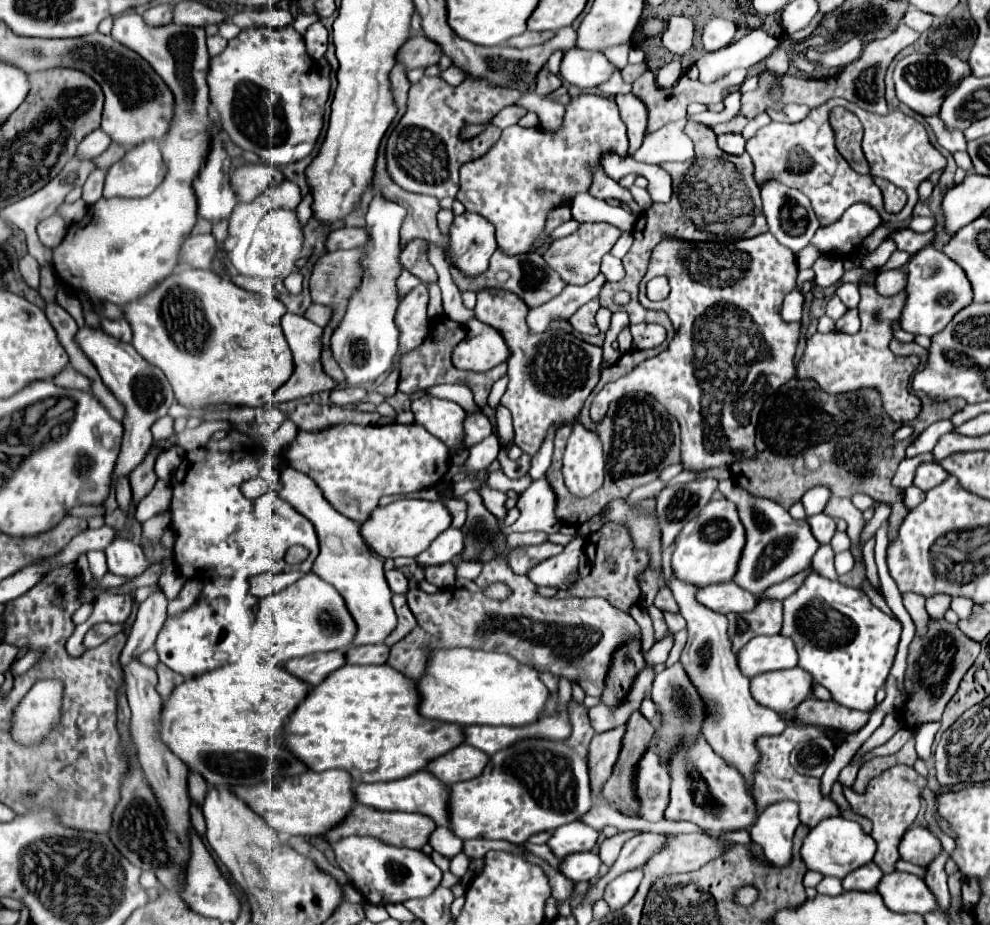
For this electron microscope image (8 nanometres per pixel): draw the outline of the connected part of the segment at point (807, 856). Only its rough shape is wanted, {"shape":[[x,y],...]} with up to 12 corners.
{"shape":[[827,817],[801,847],[807,869],[843,879],[875,855],[859,823]]}

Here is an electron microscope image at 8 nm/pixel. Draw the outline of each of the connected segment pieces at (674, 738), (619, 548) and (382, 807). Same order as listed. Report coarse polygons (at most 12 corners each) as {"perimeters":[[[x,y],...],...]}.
{"perimeters":[[[679,663],[655,675],[661,761],[701,731],[703,703]],[[609,521],[587,537],[591,575],[571,593],[629,611],[649,563],[627,527]],[[431,773],[357,785],[355,801],[449,827],[449,789]]]}

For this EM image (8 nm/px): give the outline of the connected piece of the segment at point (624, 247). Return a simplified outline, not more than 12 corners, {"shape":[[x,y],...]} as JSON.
{"shape":[[623,231],[611,253],[623,259],[633,241],[631,231]]}

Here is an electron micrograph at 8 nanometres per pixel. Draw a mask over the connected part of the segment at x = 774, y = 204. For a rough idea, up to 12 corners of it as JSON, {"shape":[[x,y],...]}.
{"shape":[[779,181],[761,185],[763,215],[799,253],[819,229],[811,201]]}

